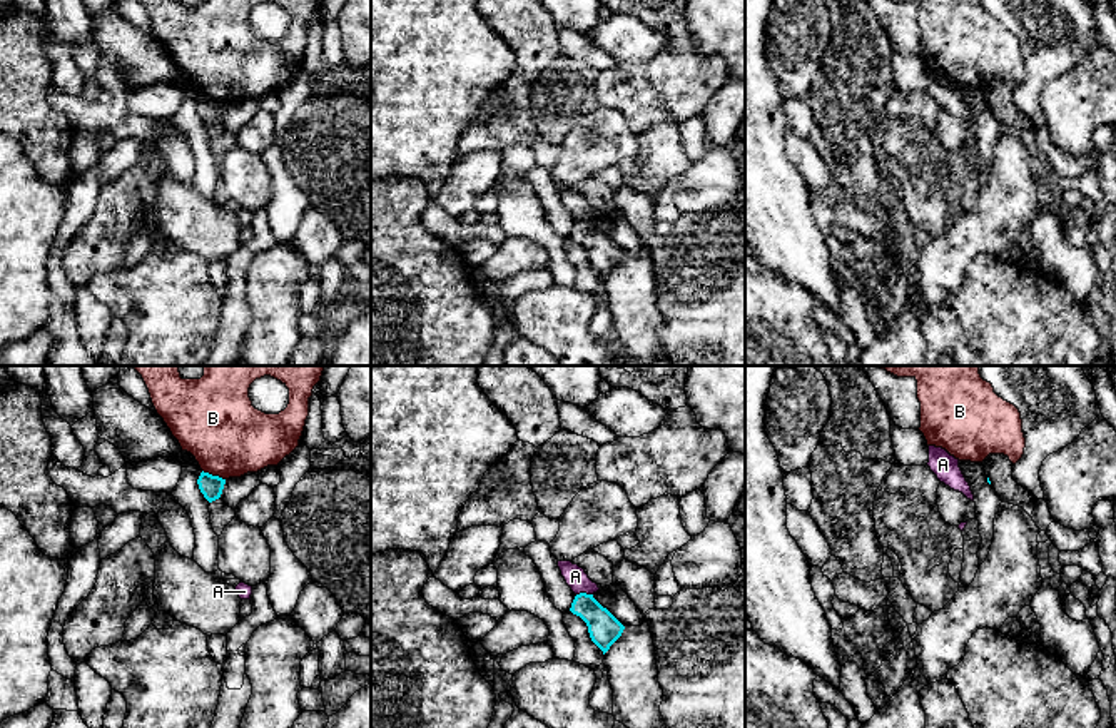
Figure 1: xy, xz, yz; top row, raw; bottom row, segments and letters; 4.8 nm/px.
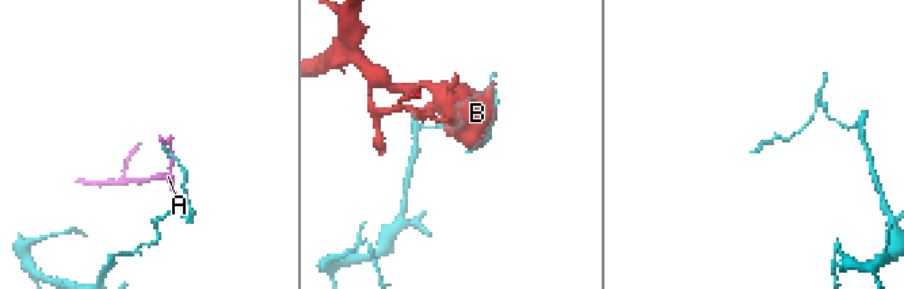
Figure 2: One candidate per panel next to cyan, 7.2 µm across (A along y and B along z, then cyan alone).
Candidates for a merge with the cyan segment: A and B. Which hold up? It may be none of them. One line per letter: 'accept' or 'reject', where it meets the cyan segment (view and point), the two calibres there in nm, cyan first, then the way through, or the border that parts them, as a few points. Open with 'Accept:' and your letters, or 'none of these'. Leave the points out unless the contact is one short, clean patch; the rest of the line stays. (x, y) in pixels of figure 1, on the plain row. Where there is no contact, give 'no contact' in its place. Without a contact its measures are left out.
Accept: none of these
A: reject; meets cyan in xz at (583, 219); 150 nm thick on the cyan side, 110 nm on the other; border along xz (592, 219), (577, 221)
B: reject; meets cyan in xy at (214, 102); 110 nm thick on the cyan side, 380 nm on the other

